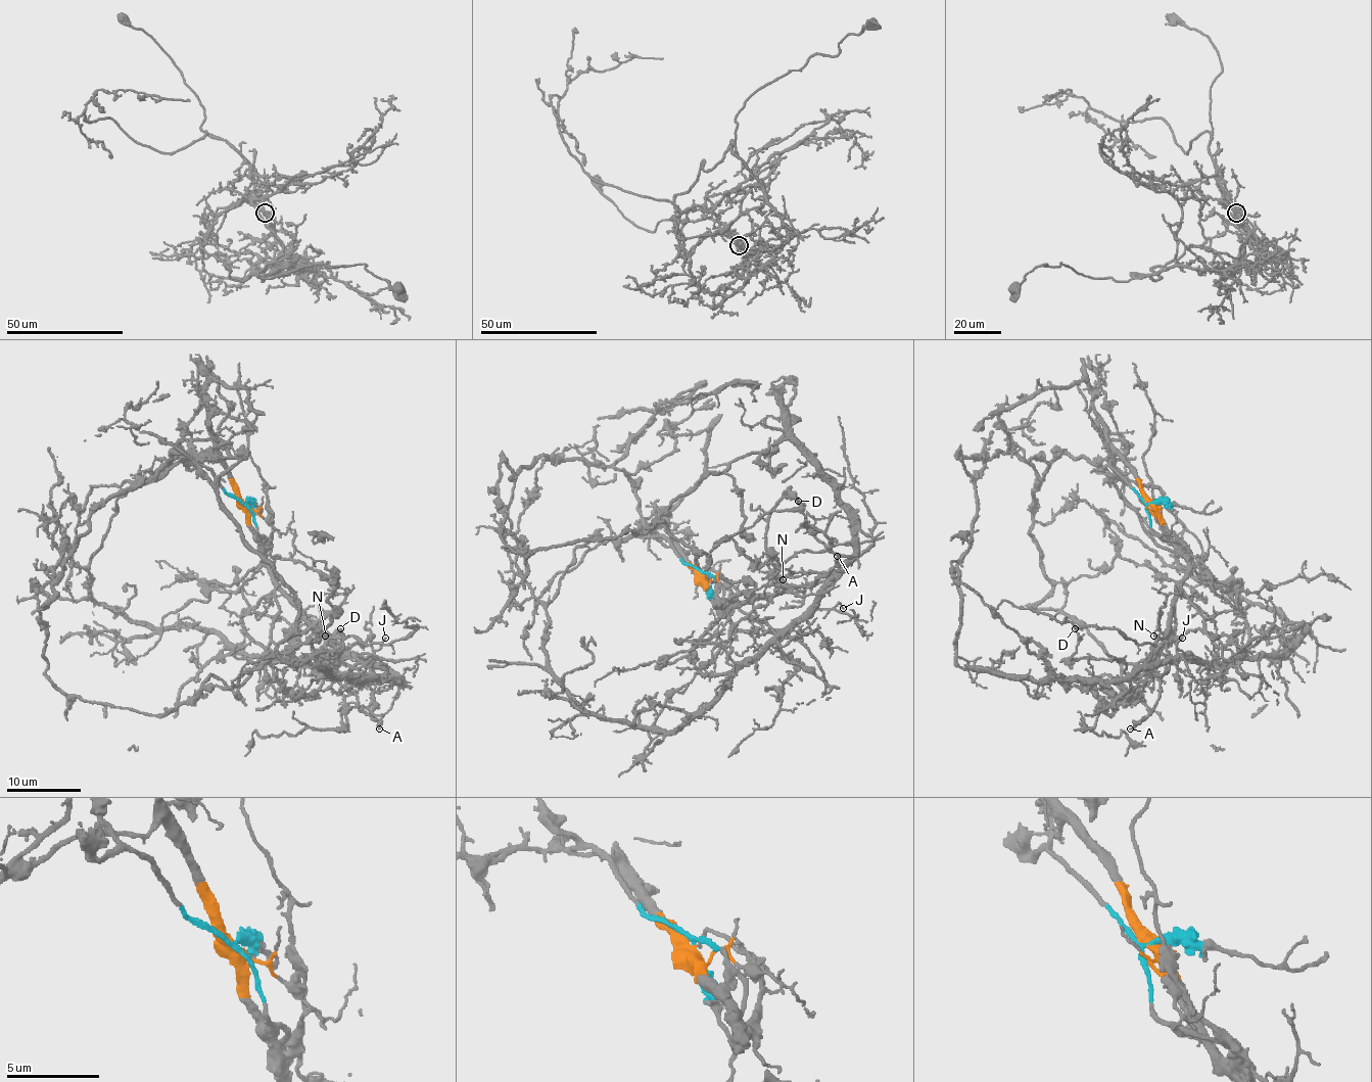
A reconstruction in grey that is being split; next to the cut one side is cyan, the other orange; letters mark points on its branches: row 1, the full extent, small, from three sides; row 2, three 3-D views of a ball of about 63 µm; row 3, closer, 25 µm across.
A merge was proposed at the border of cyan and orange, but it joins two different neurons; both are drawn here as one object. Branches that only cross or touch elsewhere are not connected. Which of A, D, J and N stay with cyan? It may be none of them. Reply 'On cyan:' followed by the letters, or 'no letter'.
On cyan: J

